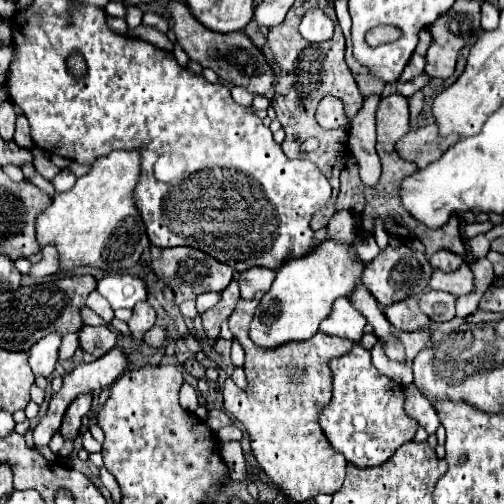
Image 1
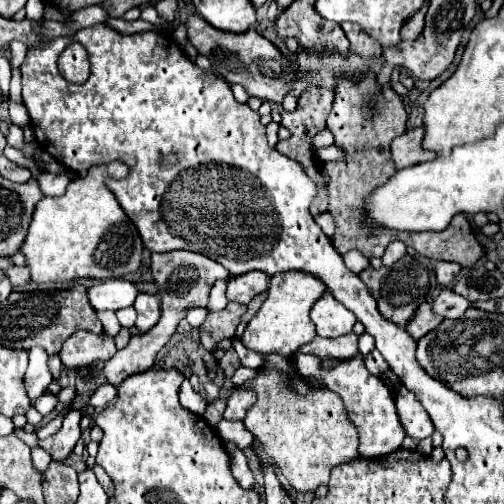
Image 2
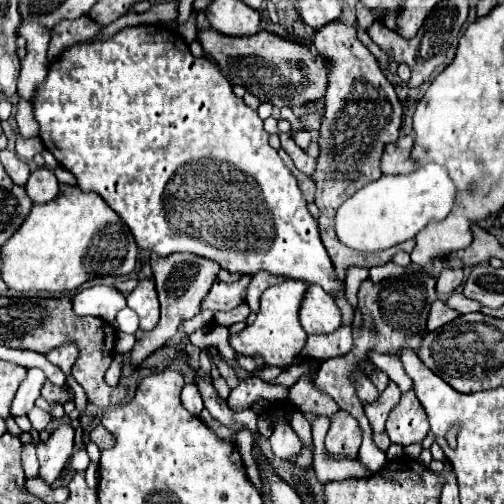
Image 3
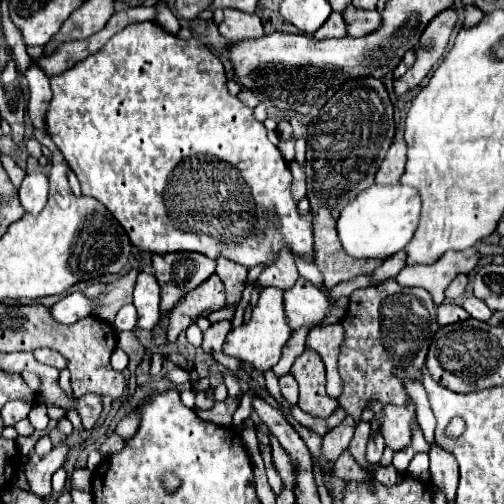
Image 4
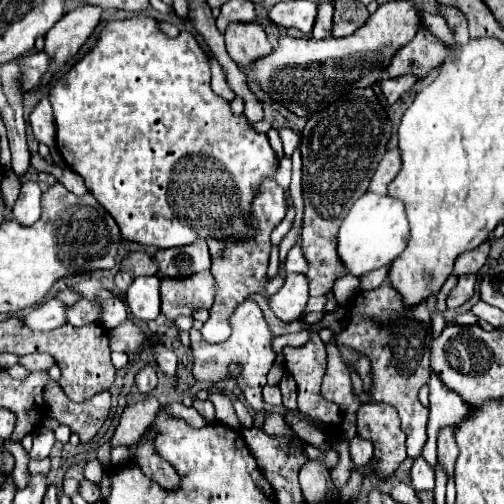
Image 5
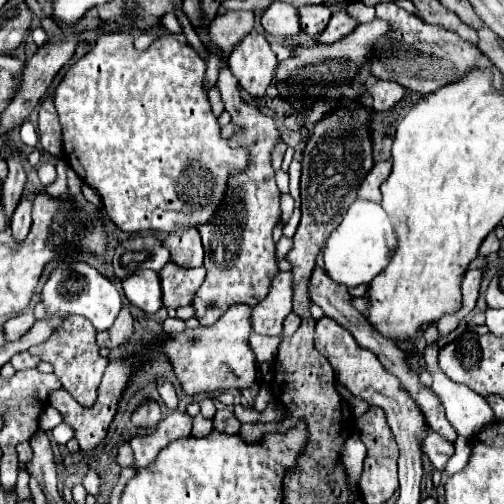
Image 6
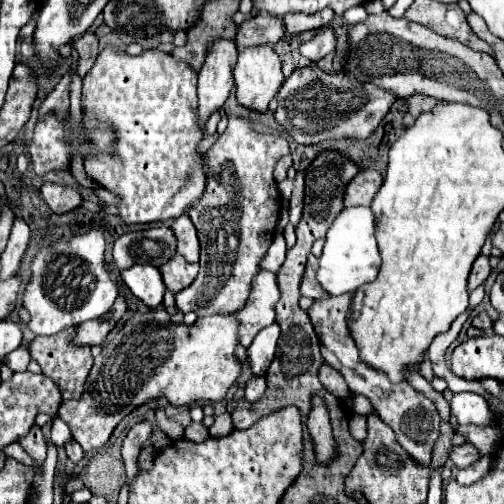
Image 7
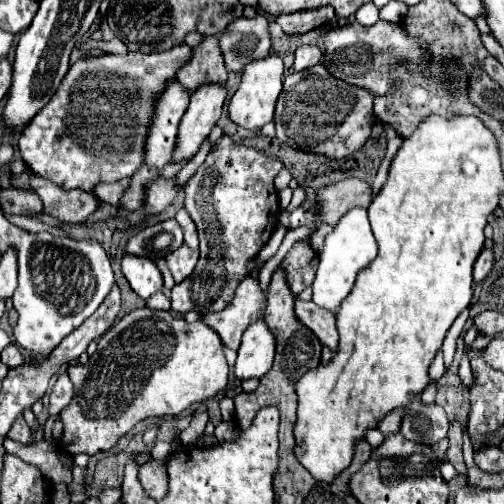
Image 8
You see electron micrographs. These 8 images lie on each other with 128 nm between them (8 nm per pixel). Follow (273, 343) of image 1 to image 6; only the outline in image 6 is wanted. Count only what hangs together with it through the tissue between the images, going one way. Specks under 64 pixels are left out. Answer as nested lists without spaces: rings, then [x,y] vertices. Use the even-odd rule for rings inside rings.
[[[234,304],[228,308],[220,320],[214,326],[198,326],[198,328],[184,328],[182,332],[168,334],[164,332],[160,342],[158,342],[158,352],[168,358],[172,364],[176,378],[180,380],[180,388],[186,396],[196,396],[196,394],[206,394],[206,392],[216,392],[216,390],[228,390],[228,388],[248,388],[256,380],[256,364],[254,364],[254,354],[248,346],[248,336],[252,332],[250,324],[250,306],[246,304]]]

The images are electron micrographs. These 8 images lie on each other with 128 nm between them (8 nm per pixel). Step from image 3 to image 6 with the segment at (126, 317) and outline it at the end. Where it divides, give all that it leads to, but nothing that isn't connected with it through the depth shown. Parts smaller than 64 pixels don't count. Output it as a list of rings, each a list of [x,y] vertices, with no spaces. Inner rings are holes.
[[[84,260],[56,262],[48,282],[40,292],[40,302],[46,306],[46,318],[52,318],[52,316],[64,318],[70,314],[80,314],[88,318],[96,330],[110,328],[122,308],[120,292],[114,288],[114,284]]]

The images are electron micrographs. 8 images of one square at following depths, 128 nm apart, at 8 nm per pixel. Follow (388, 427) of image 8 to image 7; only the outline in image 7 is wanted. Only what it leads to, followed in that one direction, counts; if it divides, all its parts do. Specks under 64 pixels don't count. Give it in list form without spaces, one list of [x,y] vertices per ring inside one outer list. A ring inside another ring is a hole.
[[[354,396],[354,412],[360,416],[370,416],[374,414],[374,408],[364,396]]]

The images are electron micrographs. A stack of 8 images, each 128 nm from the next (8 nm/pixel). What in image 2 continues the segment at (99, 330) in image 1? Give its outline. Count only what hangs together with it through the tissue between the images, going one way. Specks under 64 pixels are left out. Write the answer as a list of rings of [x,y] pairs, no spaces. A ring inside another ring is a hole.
[[[78,330],[64,342],[58,356],[66,368],[82,368],[92,362],[110,360],[114,352],[116,346],[112,336]]]

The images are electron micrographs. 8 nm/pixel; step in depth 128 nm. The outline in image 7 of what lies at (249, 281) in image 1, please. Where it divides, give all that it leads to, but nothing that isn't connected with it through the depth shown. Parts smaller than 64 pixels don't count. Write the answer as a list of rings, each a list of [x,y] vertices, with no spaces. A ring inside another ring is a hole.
[[[176,254],[176,256],[172,256],[172,260],[168,260],[166,264],[160,266],[160,272],[162,272],[166,288],[172,292],[180,292],[182,288],[190,286],[192,280],[196,278],[198,264],[188,264],[184,260],[184,256]],[[140,422],[138,426],[134,426],[124,444],[122,444],[122,460],[124,460],[124,466],[126,466],[126,482],[128,486],[134,482],[134,478],[140,474],[140,468],[138,468],[138,454],[142,450],[142,444],[150,438],[152,434],[152,428],[148,422]]]

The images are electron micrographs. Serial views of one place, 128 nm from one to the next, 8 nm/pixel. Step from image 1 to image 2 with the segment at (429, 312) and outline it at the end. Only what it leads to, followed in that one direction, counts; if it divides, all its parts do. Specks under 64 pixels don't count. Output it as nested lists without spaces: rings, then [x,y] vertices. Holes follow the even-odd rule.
[[[444,288],[436,298],[434,298],[434,312],[444,316],[444,318],[458,318],[464,316],[464,312],[472,306],[470,300],[464,296],[456,294],[452,288]]]

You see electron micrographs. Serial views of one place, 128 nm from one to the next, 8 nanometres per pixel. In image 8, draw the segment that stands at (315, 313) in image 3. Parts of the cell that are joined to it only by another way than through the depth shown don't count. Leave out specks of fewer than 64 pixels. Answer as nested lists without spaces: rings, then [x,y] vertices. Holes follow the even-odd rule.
[[[246,276],[236,288],[232,304],[222,312],[208,312],[202,316],[202,322],[218,332],[224,346],[238,350],[240,338],[250,322],[256,322],[266,306],[266,296],[258,286],[258,280]]]

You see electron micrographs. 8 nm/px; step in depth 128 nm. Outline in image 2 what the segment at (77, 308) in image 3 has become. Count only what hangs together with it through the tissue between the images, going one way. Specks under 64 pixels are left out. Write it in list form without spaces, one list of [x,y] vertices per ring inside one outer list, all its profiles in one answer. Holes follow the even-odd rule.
[[[106,280],[88,288],[88,302],[94,310],[120,310],[134,304],[138,288],[128,280]]]

